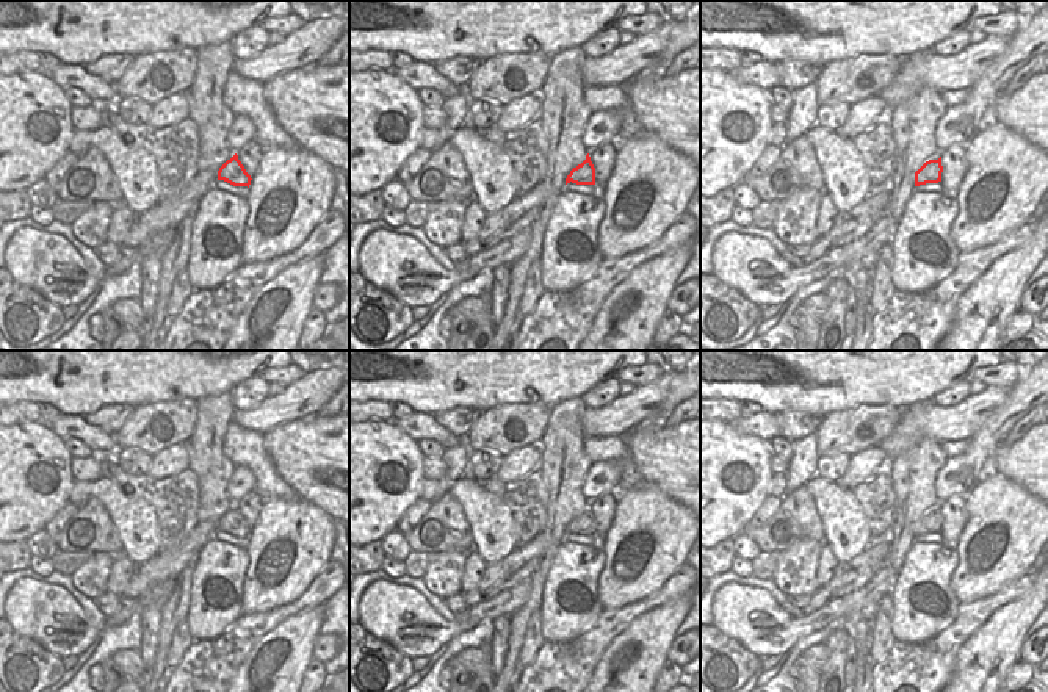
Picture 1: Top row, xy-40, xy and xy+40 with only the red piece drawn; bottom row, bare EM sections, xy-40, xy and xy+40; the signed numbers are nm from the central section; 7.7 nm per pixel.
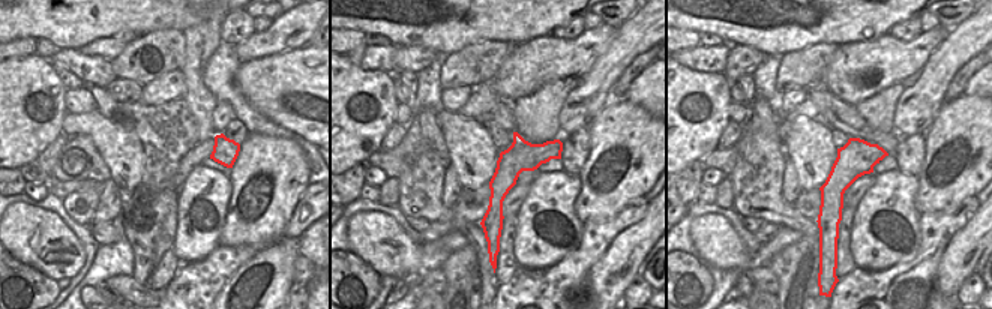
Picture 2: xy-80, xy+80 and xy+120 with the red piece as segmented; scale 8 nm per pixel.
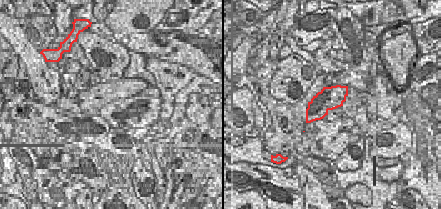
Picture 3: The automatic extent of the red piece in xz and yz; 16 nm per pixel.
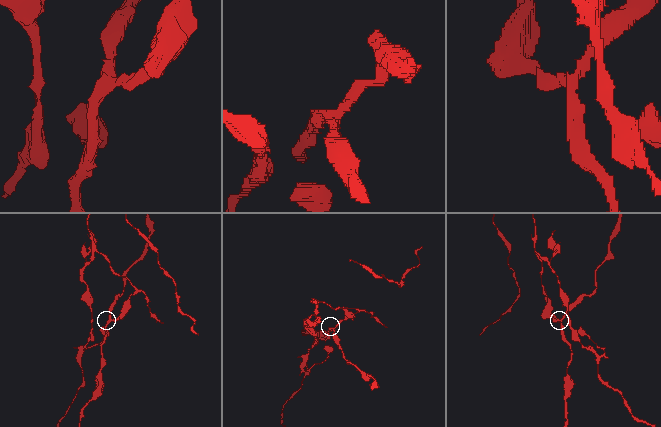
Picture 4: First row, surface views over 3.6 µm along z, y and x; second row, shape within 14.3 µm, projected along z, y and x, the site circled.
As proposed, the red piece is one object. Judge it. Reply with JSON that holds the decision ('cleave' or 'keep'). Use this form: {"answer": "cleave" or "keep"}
{"answer": "cleave"}

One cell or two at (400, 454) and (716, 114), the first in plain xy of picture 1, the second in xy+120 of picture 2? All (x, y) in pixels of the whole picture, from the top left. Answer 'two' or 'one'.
one

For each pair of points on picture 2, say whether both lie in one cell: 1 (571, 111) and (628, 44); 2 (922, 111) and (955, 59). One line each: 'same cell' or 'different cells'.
1: same cell
2: same cell

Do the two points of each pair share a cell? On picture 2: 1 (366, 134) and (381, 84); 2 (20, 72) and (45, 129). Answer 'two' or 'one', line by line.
1: one
2: one

